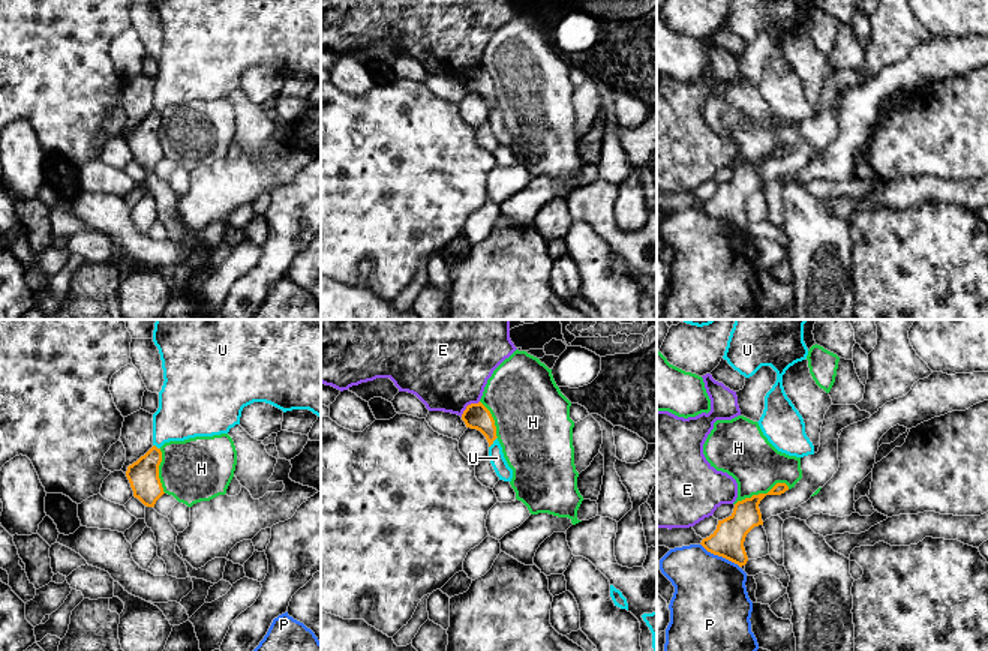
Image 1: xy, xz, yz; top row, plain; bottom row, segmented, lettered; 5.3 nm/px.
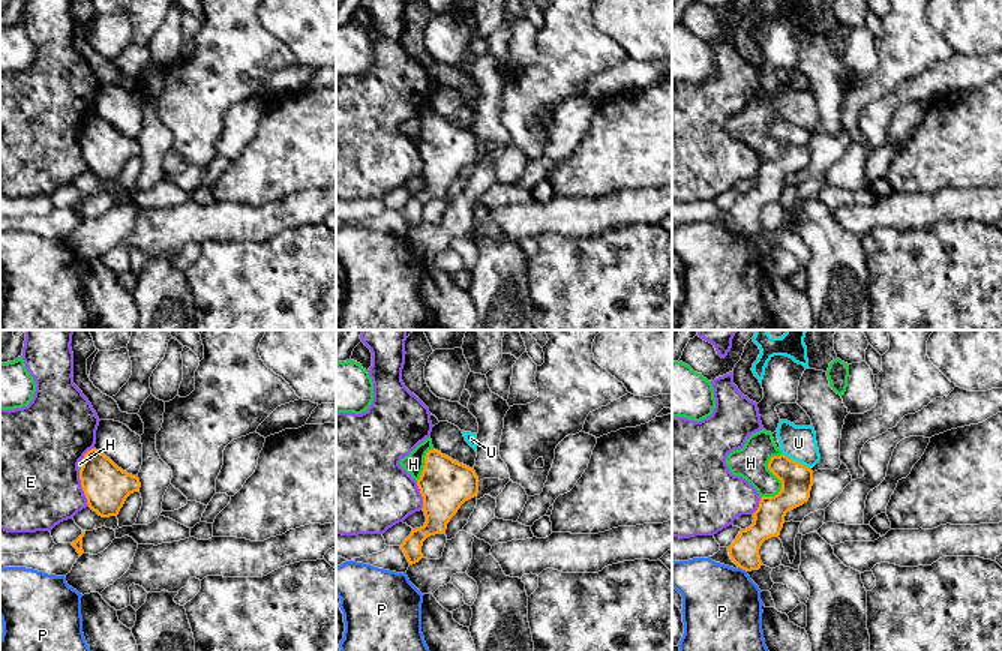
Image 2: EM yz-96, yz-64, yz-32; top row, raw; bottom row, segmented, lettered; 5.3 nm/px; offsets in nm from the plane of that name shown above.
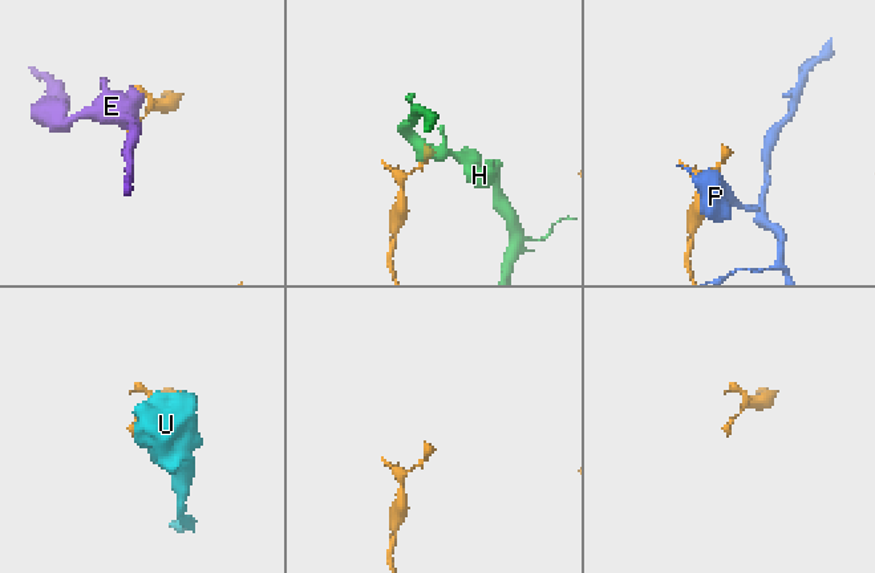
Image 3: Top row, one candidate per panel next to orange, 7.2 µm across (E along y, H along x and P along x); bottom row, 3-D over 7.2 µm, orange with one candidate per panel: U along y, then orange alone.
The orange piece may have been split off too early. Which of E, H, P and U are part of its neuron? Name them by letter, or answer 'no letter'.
no letter

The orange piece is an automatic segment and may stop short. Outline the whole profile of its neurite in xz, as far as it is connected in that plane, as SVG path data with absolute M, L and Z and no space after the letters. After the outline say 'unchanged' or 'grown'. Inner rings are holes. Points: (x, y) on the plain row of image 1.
M481 66L468 69L462 78L462 84L466 92L480 94L486 100L489 111L498 102L495 84Z; unchanged

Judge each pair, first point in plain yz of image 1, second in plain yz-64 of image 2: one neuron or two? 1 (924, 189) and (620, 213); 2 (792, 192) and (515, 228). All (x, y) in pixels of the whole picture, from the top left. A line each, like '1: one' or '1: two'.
1: one
2: two

